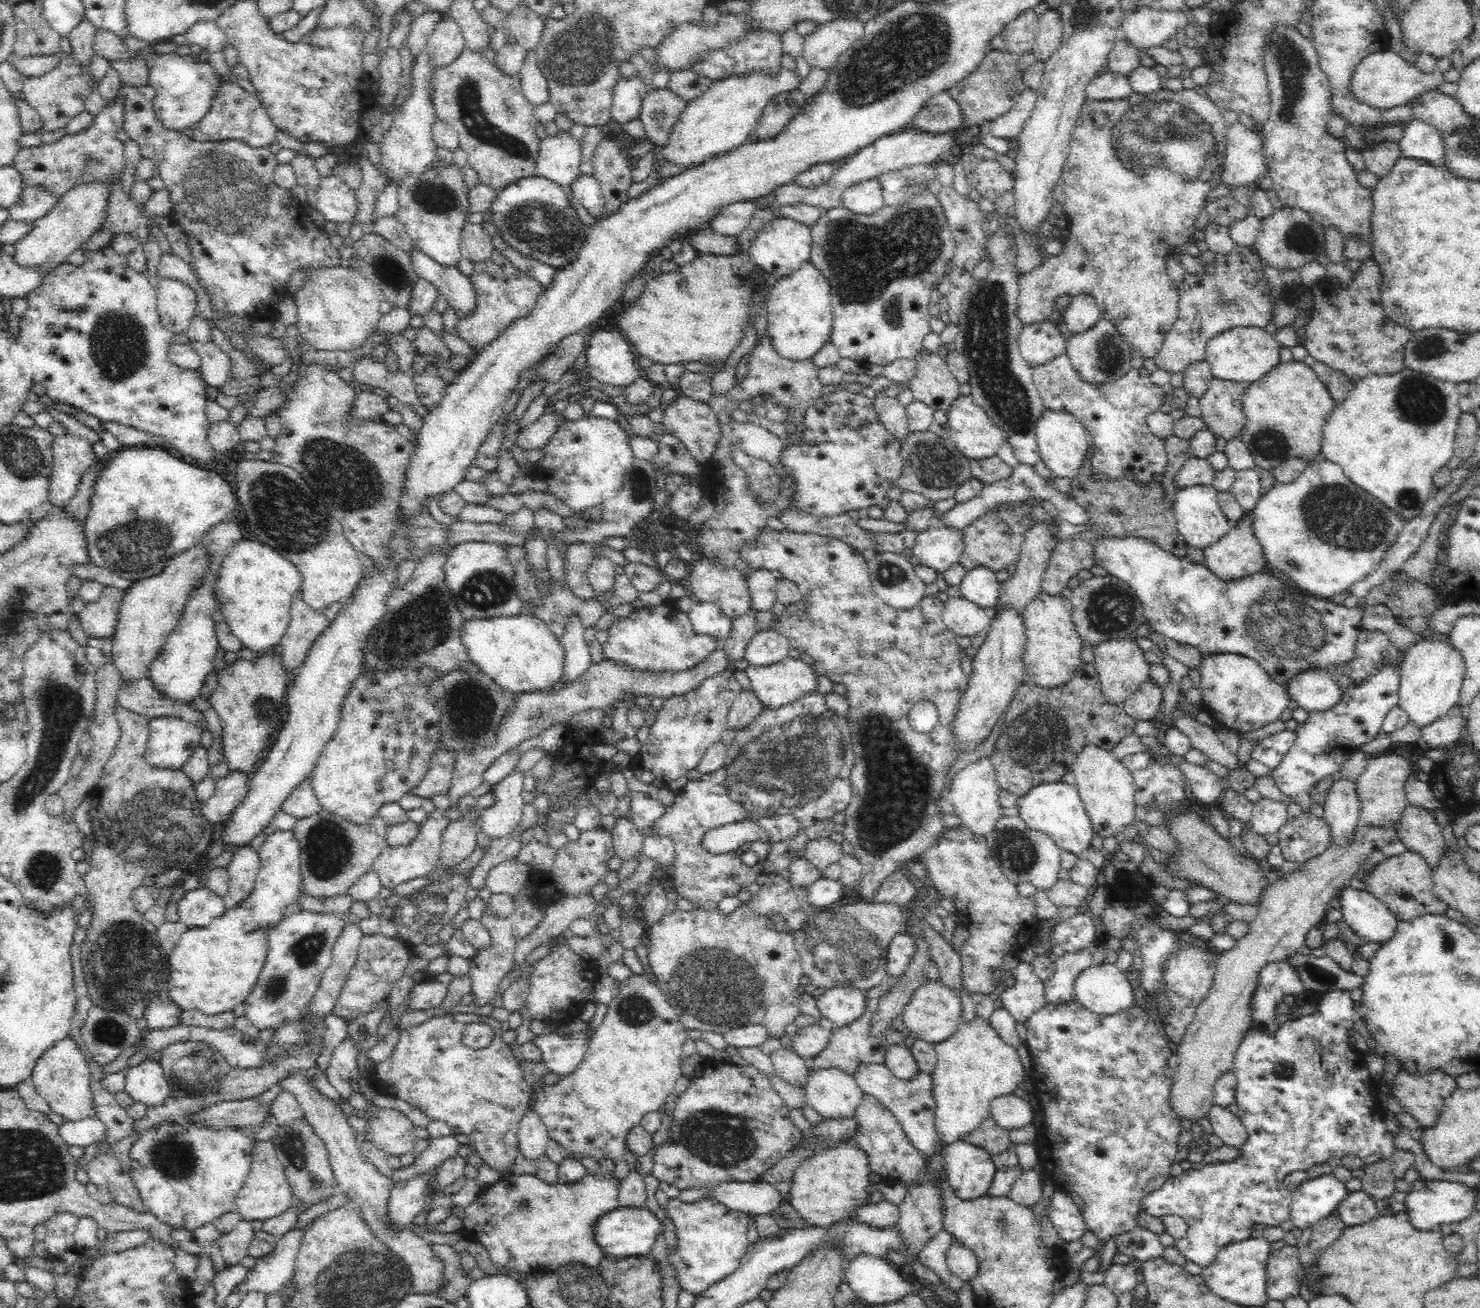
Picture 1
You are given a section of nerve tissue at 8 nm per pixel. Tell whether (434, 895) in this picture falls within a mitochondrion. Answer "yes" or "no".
yes

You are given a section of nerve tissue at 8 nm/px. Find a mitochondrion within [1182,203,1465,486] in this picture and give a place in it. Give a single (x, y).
(1416, 400)

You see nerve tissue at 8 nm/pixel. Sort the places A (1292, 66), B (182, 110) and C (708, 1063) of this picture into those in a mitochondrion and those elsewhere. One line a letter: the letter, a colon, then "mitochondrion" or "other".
A: mitochondrion
B: other
C: other

